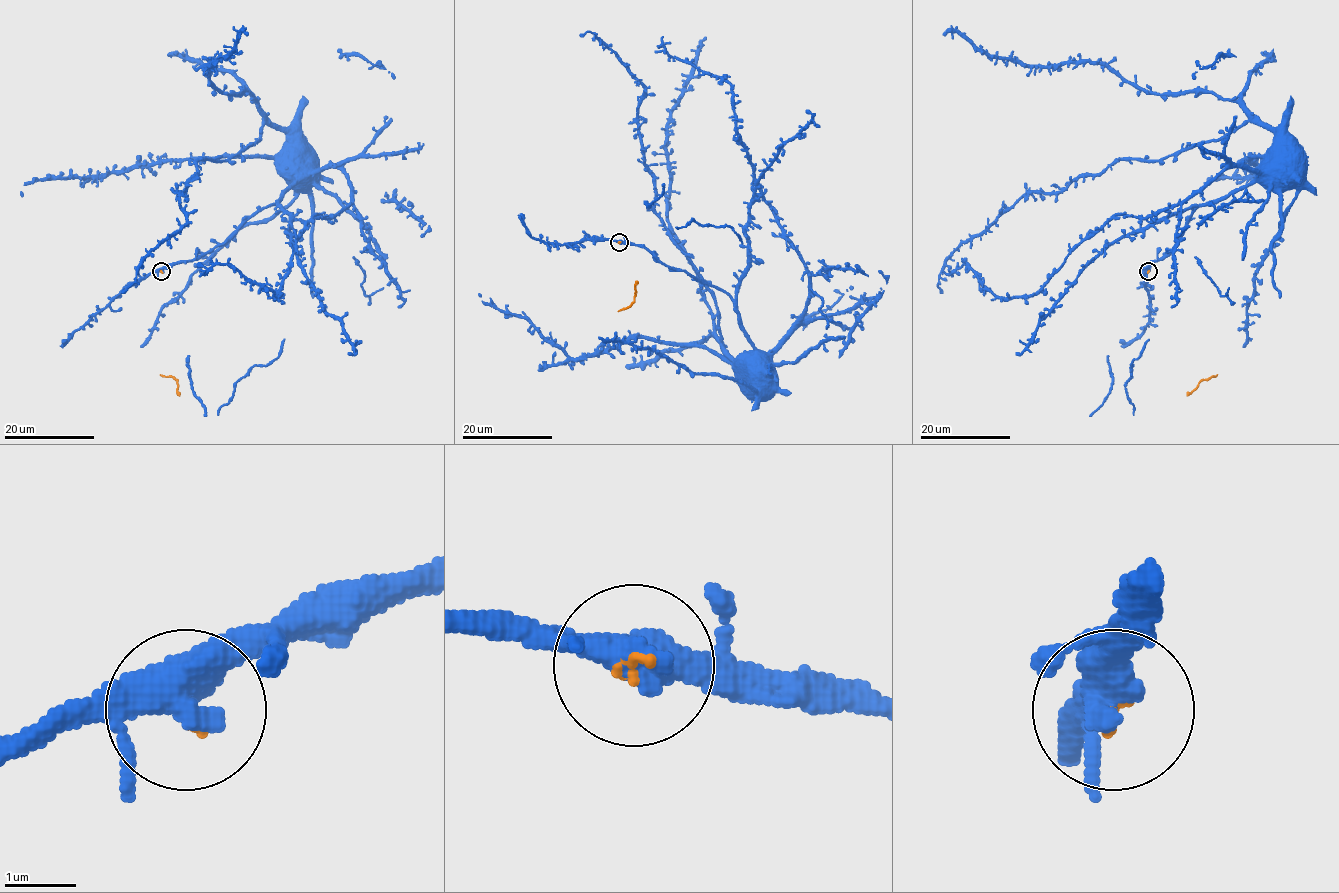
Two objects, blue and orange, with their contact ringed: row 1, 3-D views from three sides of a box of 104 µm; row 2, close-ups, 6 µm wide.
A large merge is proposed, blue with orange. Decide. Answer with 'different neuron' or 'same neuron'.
same neuron

